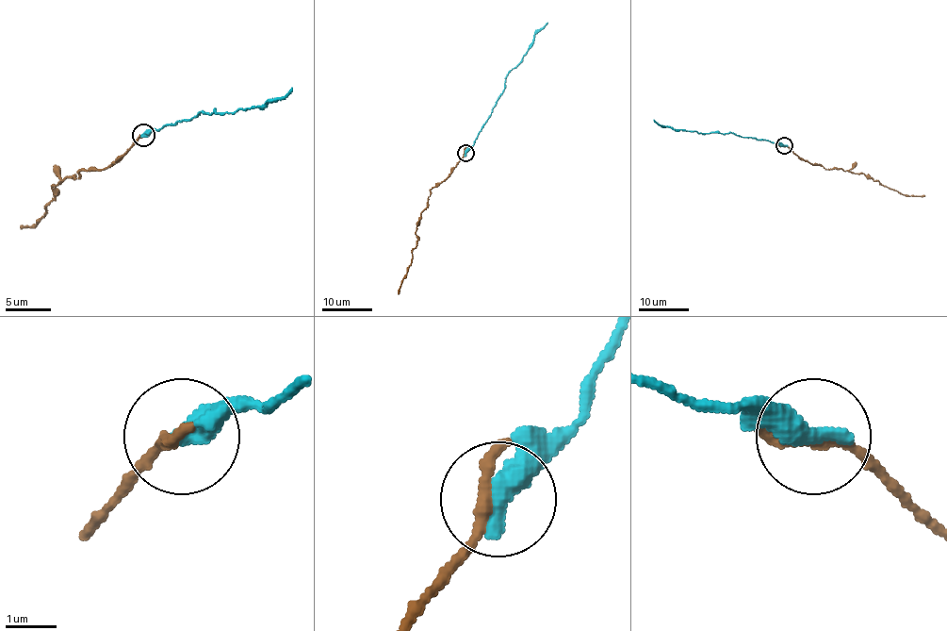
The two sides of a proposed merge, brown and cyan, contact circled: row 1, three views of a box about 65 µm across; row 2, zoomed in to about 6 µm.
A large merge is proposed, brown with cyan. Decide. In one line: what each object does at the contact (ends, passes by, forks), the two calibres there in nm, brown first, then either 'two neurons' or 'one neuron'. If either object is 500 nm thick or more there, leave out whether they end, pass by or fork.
220/550 nm | one neuron

